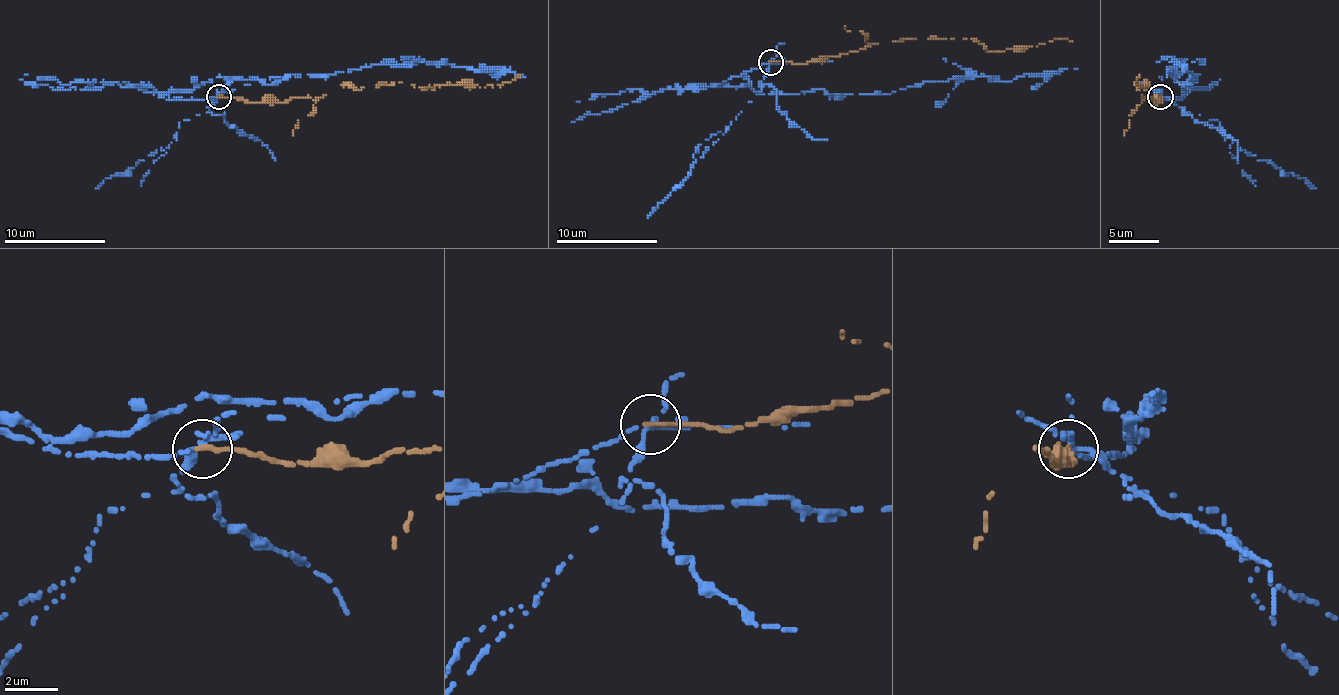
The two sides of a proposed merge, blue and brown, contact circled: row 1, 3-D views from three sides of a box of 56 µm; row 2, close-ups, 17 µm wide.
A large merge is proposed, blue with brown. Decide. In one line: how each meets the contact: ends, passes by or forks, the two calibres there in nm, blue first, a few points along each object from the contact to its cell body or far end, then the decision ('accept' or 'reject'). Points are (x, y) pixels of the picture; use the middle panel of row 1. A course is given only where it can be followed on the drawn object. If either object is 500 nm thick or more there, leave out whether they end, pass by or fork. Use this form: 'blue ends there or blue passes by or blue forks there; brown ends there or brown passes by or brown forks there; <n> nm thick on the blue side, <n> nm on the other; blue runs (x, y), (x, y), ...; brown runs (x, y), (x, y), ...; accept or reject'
blue forks there; brown ends there; 190 nm thick on the blue side, 200 nm on the other; blue runs (769, 61), (721, 84), (769, 94), (890, 94), (926, 81), (1011, 81), (1077, 69); brown runs (771, 61), (825, 61), (905, 39), (976, 39), (989, 51), (1072, 41); reject

